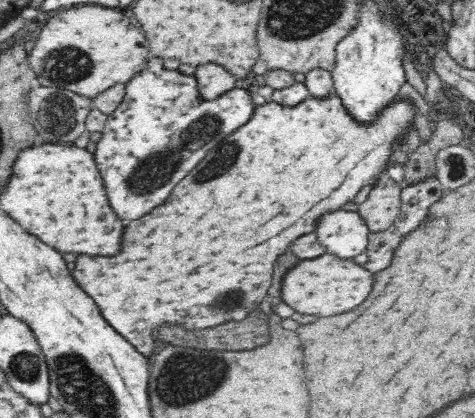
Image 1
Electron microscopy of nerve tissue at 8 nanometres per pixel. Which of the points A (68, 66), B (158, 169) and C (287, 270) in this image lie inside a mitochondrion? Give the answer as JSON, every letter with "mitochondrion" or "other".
{"A":"mitochondrion","B":"mitochondrion","C":"other"}

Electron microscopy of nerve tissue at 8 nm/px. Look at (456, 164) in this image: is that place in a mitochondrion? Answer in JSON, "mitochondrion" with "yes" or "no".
{"mitochondrion":"yes"}

